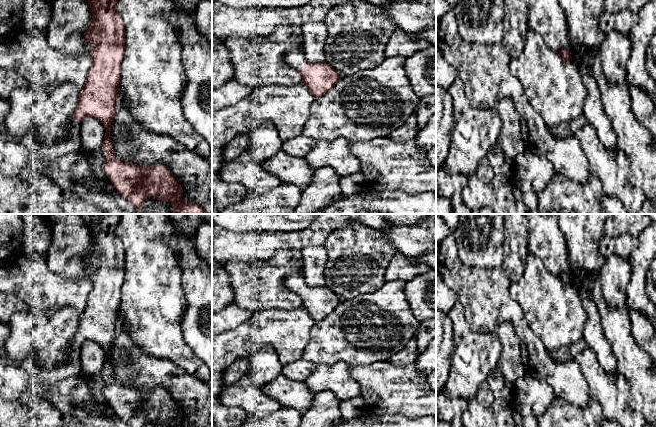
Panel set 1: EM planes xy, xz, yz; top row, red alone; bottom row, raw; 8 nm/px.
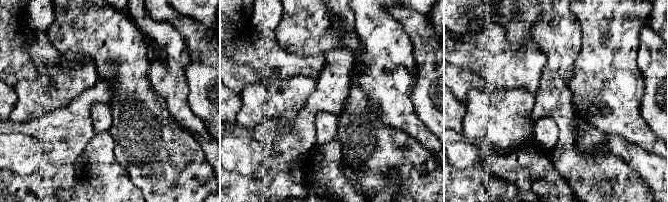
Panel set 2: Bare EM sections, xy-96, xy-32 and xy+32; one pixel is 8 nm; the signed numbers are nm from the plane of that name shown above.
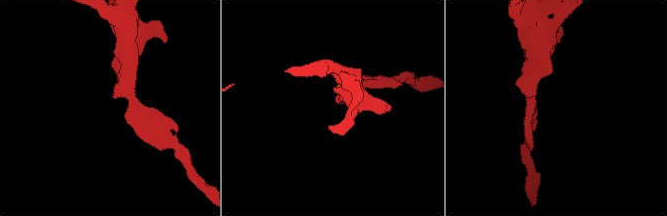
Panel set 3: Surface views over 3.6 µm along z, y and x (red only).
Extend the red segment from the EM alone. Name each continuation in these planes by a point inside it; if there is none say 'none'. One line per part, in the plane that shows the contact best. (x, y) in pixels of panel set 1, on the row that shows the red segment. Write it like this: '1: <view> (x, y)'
1: xz (295, 59)

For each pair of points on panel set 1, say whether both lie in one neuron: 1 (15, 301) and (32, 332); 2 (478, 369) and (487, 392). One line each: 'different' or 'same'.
1: different
2: different

